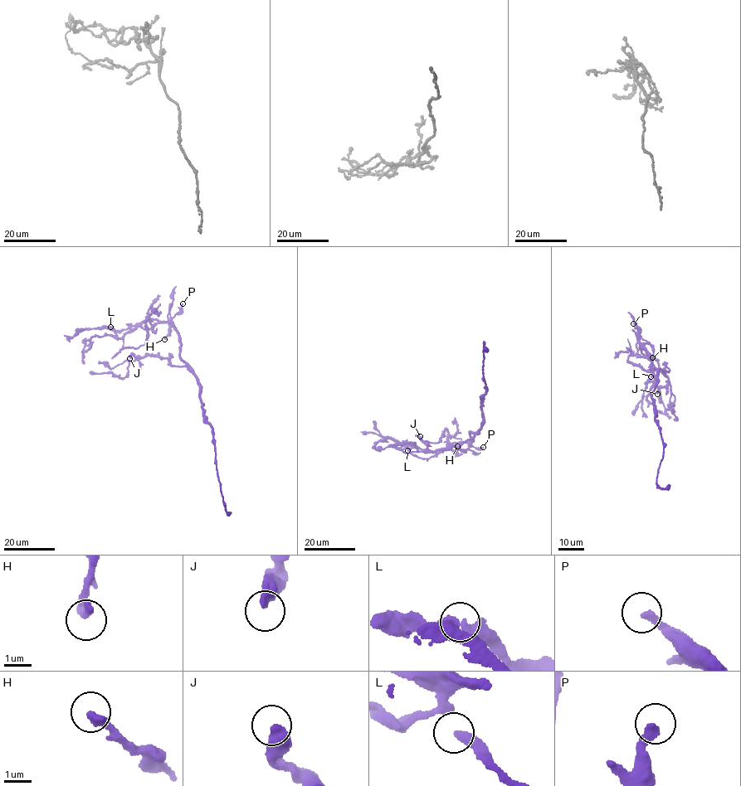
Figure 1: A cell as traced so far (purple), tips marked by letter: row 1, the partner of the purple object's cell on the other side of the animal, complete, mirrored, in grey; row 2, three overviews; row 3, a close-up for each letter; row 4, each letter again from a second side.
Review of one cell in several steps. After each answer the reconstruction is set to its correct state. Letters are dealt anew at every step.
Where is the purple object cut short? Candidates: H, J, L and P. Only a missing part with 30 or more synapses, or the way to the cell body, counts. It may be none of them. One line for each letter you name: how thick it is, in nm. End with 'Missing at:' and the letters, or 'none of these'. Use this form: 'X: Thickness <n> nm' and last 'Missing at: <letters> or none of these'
Missing at: none of these

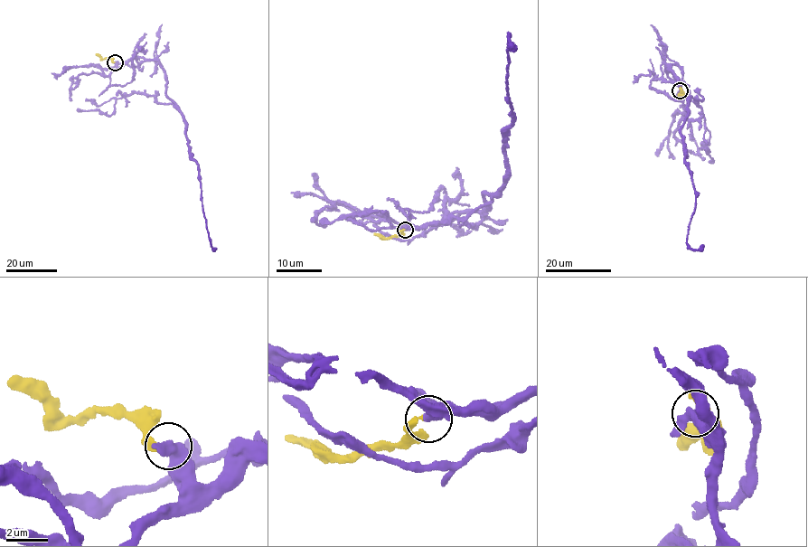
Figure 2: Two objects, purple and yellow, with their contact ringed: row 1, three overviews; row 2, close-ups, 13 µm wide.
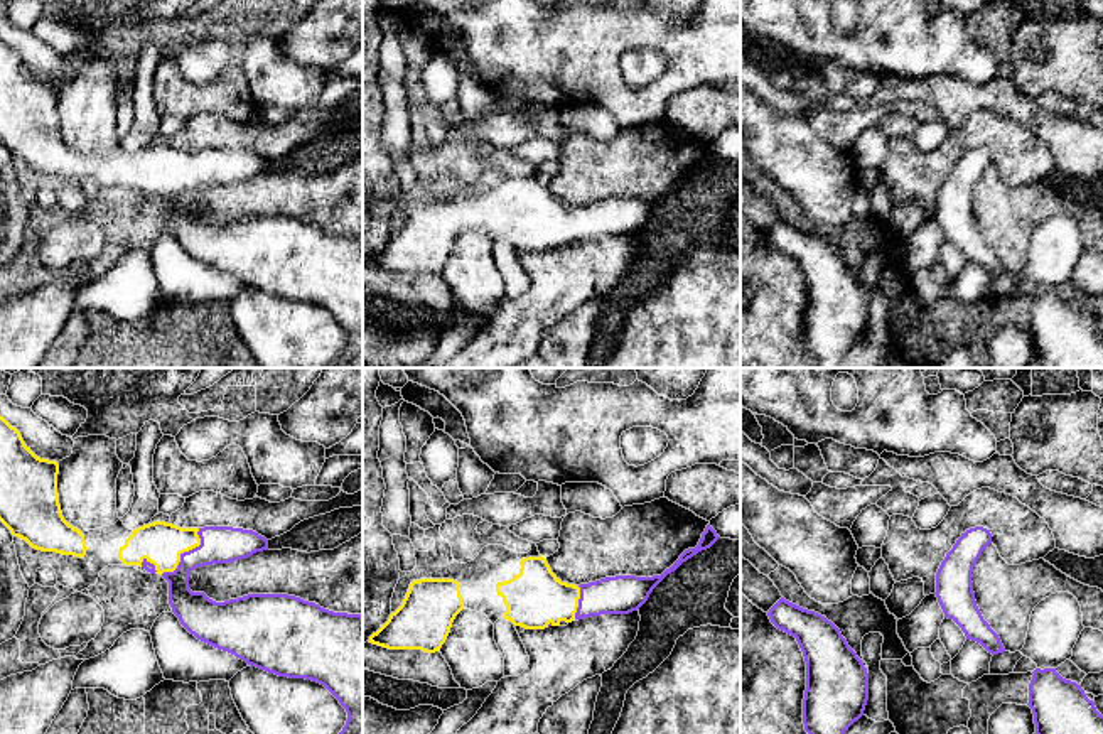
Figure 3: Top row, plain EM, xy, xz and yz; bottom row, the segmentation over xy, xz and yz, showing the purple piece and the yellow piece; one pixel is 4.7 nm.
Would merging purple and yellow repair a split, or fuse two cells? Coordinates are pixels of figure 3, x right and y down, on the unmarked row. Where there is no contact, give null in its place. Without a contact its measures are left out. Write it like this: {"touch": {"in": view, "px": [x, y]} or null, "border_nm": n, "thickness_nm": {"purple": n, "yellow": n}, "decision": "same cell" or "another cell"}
{"touch": {"in": "xy", "px": [184, 174]}, "border_nm": 300, "thickness_nm": {"purple": 180, "yellow": 200}, "decision": "same cell"}

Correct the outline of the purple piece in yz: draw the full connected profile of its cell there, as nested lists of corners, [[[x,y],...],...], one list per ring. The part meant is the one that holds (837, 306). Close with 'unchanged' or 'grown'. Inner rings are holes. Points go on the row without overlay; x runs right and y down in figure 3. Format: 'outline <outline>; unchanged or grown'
outline [[[781,219],[767,235],[771,245],[796,260],[806,283],[803,321],[804,353],[816,368],[840,368],[848,349],[864,337],[869,322],[869,295],[840,251],[825,238],[803,231]]]; unchanged

